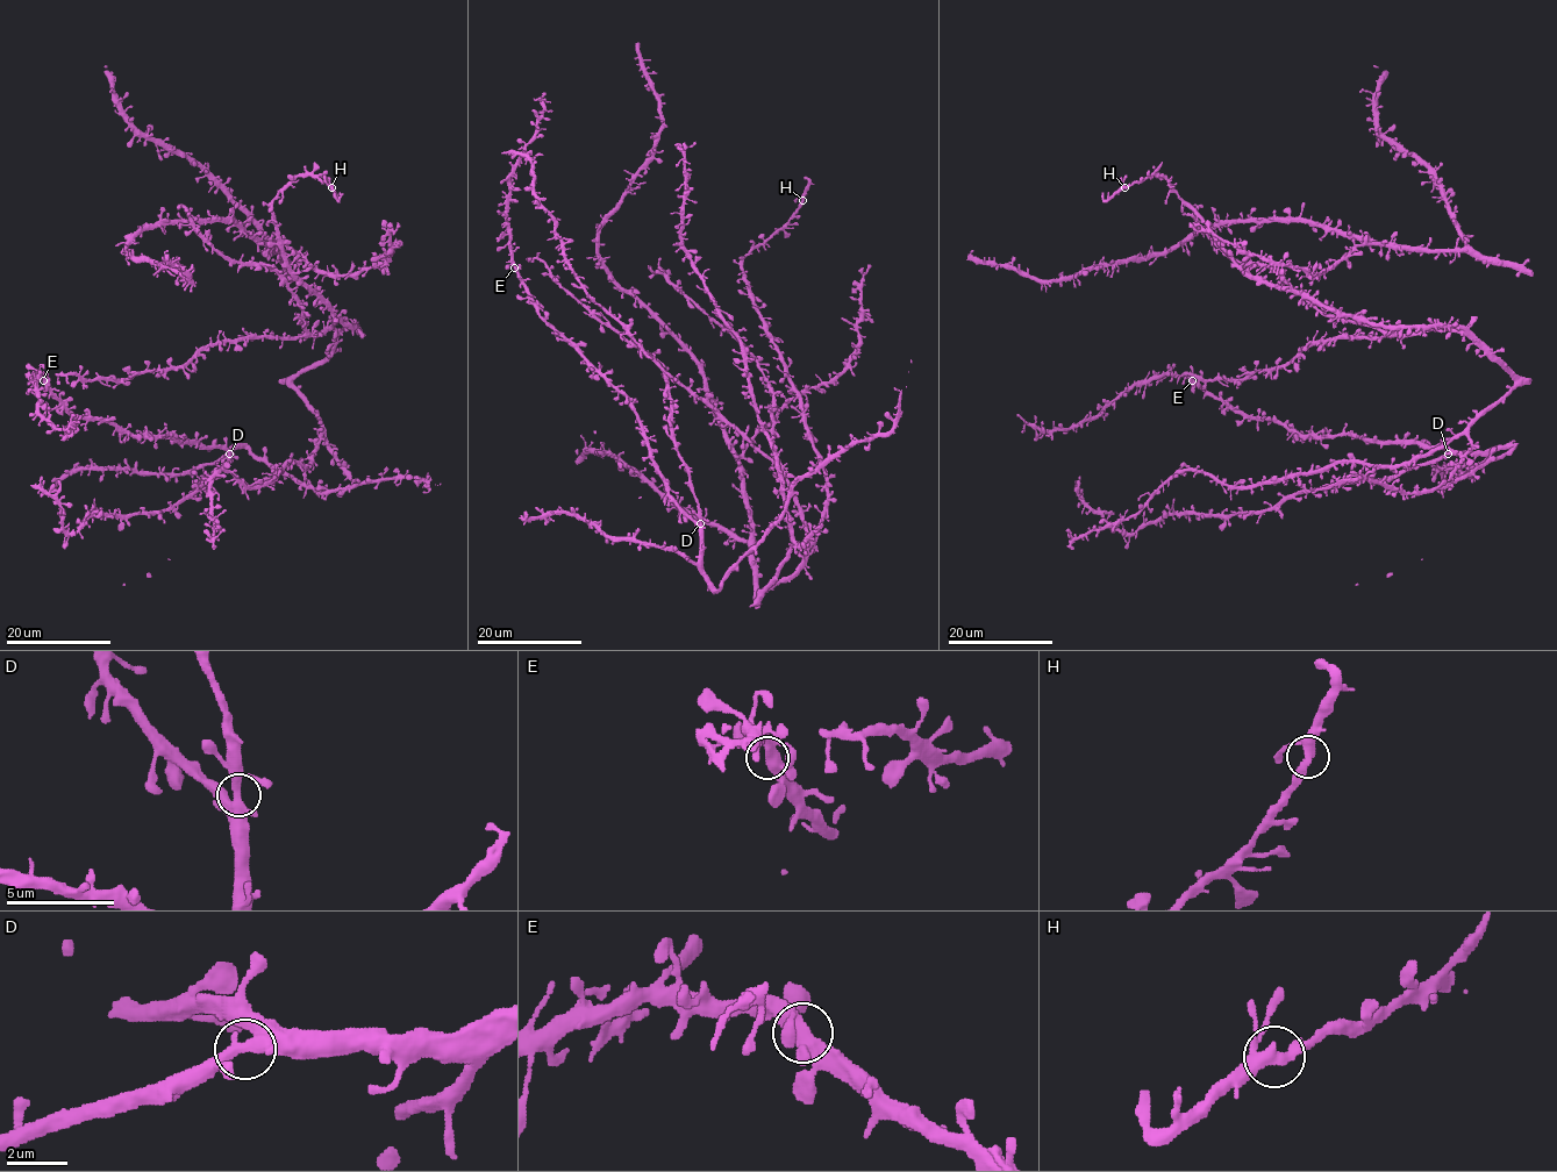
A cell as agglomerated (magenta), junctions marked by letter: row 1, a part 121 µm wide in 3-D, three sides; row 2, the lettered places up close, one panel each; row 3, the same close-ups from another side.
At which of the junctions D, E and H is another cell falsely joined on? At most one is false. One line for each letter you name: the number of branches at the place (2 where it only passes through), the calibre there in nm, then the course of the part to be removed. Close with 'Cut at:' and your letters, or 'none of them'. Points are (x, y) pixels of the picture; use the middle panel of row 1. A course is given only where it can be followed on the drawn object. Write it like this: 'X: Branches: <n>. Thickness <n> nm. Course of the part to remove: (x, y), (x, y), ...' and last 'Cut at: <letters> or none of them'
Cut at: none of them

